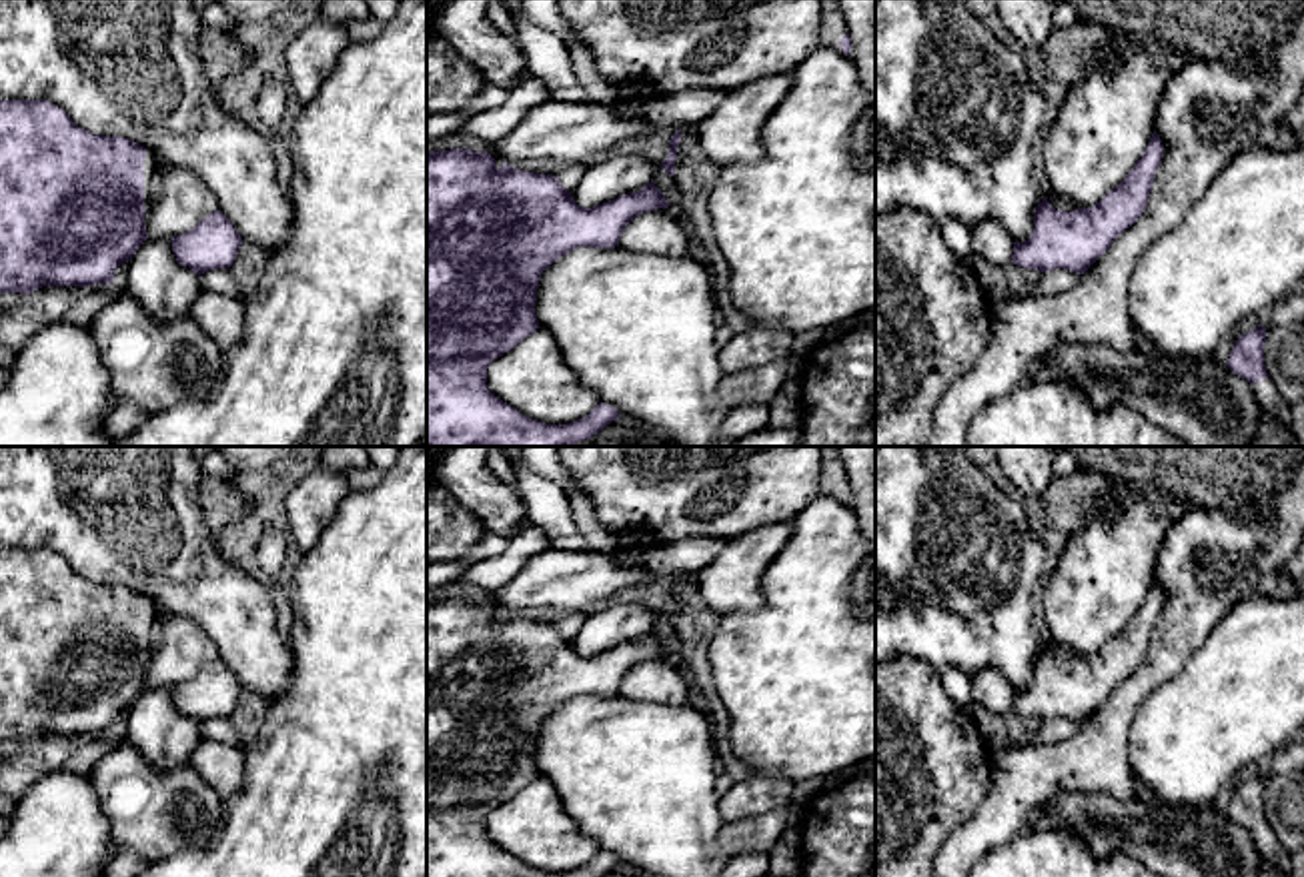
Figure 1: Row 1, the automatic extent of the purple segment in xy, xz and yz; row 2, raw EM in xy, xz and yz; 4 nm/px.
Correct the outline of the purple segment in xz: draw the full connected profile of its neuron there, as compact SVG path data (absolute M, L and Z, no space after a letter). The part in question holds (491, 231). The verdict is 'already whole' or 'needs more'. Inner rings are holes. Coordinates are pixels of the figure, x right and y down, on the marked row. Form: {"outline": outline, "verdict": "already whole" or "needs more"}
{"outline": "M469 148L427 152L427 447L573 447L621 414L599 402L569 424L521 414L487 388L487 368L539 326L539 278L579 246L615 248L639 214L669 208L653 184L593 208L579 206L555 174L517 170Z", "verdict": "already whole"}

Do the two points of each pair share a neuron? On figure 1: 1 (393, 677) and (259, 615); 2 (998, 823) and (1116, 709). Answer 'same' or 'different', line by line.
1: different
2: same

